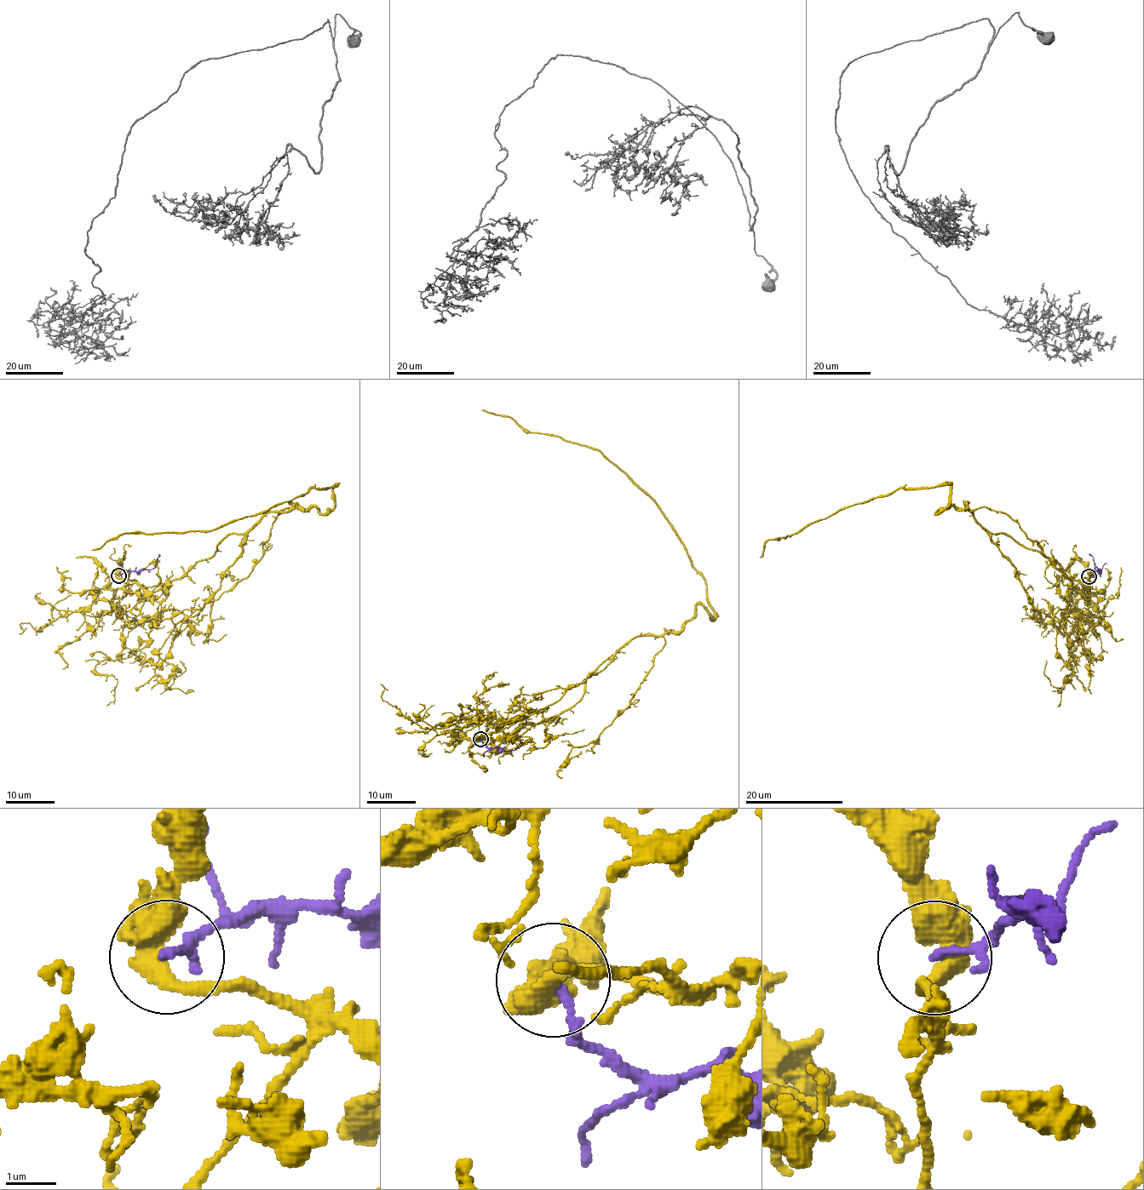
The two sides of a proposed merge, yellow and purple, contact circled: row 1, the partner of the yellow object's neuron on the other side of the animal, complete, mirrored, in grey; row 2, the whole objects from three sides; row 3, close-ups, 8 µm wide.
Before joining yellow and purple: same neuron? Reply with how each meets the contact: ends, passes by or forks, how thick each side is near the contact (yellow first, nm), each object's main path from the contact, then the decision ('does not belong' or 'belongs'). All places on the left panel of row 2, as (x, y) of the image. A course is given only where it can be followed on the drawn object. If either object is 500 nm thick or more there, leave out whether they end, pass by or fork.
yellow passes by; purple passes by; 440 nm thick on the yellow side, 120 nm on the other; yellow runs (118, 576), (156, 592), (269, 511), (315, 507), (326, 514), (335, 486), (209, 530), (124, 533), (92, 550); purple runs (118, 576), (128, 571), (148, 570), (156, 565), (158, 554); does not belong

